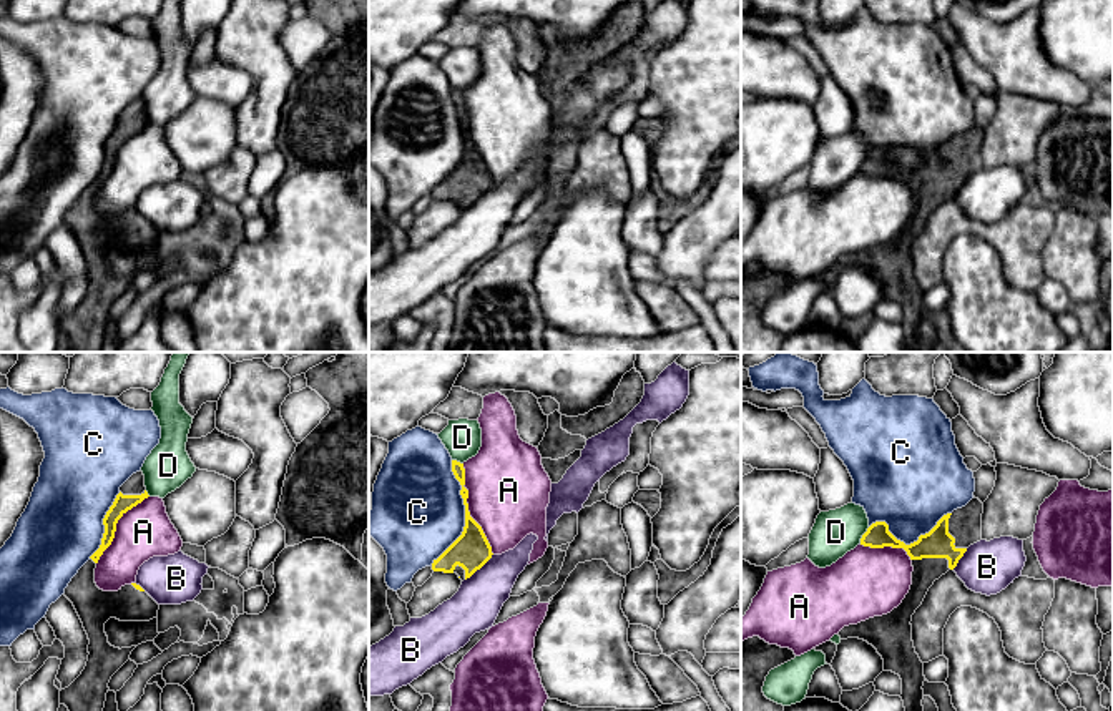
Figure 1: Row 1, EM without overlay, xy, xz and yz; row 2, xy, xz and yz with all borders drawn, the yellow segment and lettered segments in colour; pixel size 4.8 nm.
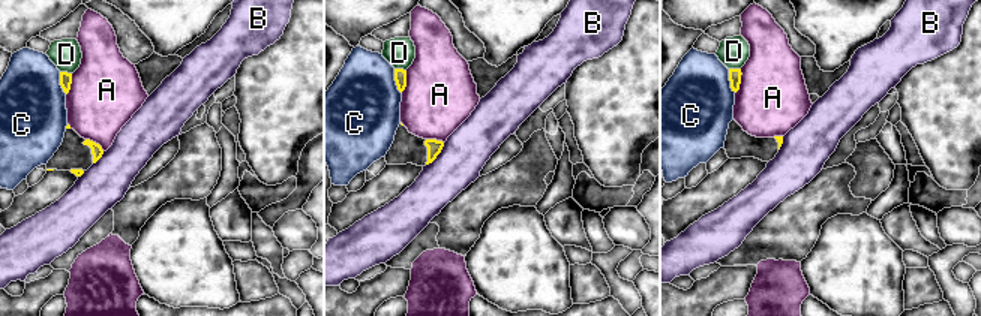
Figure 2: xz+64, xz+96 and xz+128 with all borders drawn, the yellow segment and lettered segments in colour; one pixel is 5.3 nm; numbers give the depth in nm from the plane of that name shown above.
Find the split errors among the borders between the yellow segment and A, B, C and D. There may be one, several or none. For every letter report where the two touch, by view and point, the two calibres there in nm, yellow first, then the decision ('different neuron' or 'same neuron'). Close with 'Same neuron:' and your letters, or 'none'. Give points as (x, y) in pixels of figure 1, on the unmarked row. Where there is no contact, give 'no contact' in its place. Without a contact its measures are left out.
A: xz (467, 137) | 180/400 nm | different neuron
B: xz (479, 196) | 180/240 nm | different neuron
C: xz (465, 142) | 180/440 nm | different neuron
D: yz (862, 163) | 120/220 nm | different neuron
Same neuron: none

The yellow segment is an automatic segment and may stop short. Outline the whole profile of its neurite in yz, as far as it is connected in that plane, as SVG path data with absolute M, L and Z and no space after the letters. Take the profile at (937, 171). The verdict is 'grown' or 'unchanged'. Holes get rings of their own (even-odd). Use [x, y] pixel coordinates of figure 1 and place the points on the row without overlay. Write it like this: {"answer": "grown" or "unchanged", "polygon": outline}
{"answer": "grown", "polygon": "M973 125L965 135L944 143L929 161L910 173L897 168L885 150L872 151L860 166L860 173L870 176L904 176L914 194L912 213L890 241L844 254L837 262L841 267L867 269L882 284L884 299L900 304L907 352L919 352L924 346L925 304L912 269L912 243L934 209L954 198L967 176L982 168L982 141L983 131Z"}

